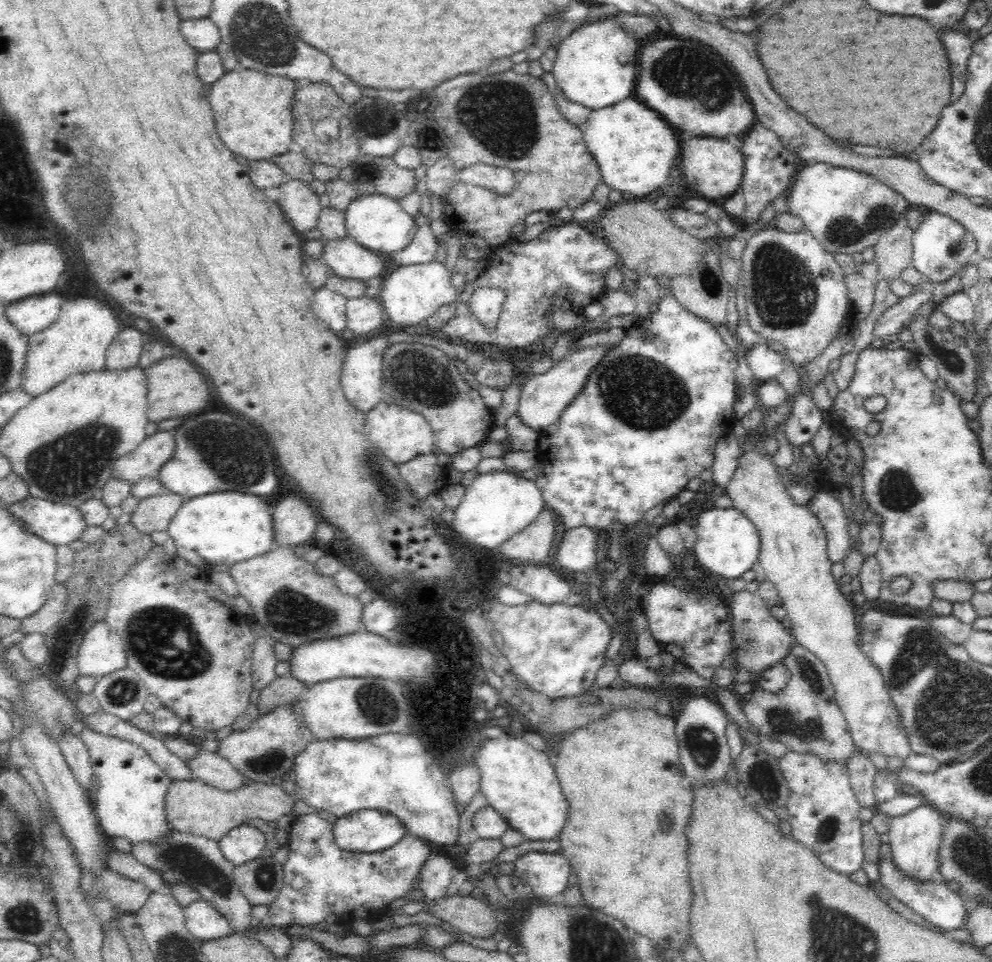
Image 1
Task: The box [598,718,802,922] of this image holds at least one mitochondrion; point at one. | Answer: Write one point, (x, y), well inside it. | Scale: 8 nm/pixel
(700, 742)

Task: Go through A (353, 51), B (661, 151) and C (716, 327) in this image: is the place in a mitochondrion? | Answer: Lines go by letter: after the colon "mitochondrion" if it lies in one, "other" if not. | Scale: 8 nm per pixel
A: other
B: other
C: other

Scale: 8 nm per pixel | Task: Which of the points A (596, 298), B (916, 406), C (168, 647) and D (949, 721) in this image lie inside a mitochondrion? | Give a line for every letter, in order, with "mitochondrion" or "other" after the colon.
A: other
B: other
C: mitochondrion
D: mitochondrion

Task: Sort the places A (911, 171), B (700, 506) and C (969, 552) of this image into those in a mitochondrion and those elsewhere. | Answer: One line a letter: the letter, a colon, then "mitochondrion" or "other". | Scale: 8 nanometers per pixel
A: other
B: other
C: other

